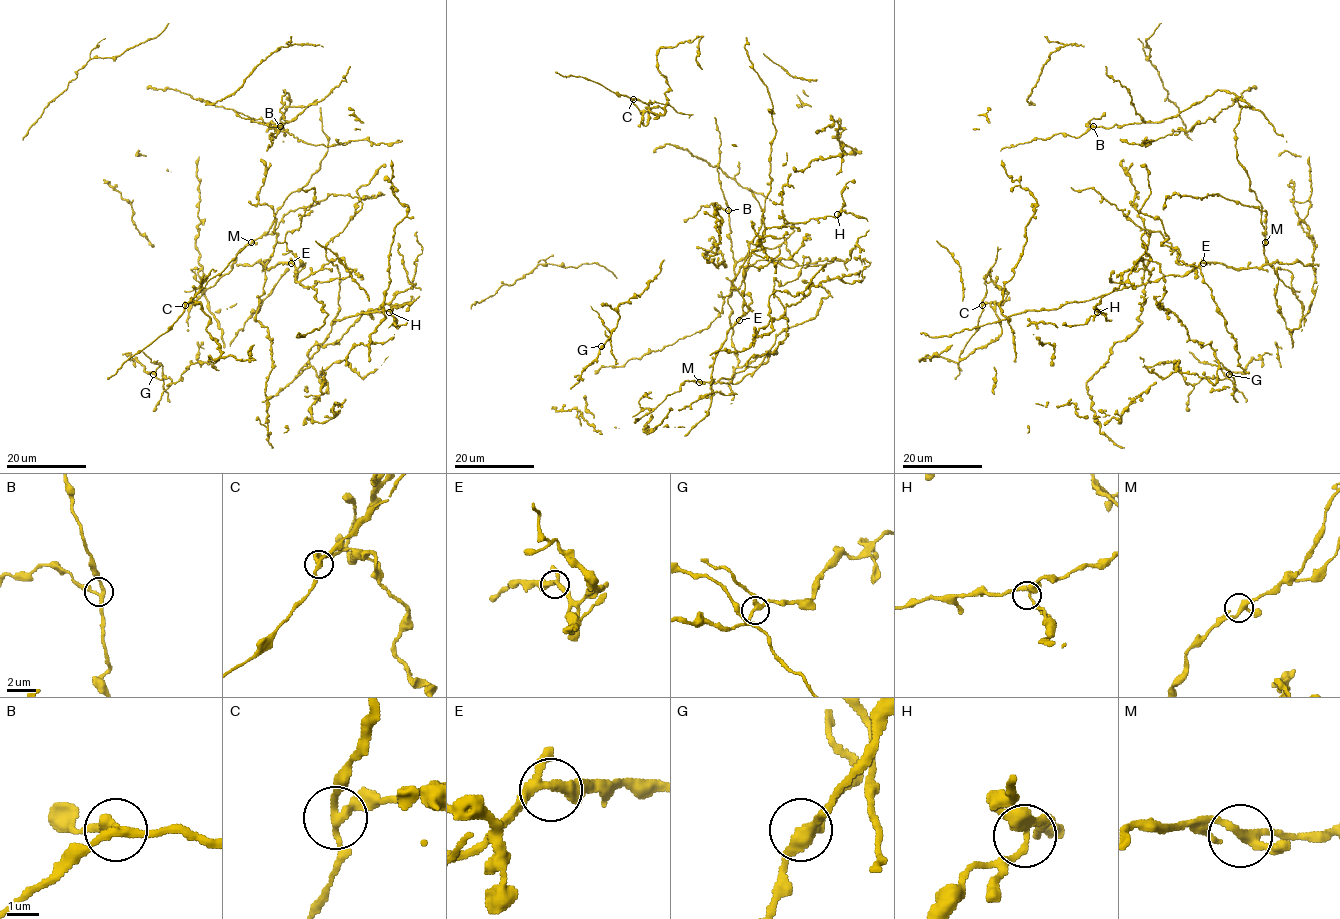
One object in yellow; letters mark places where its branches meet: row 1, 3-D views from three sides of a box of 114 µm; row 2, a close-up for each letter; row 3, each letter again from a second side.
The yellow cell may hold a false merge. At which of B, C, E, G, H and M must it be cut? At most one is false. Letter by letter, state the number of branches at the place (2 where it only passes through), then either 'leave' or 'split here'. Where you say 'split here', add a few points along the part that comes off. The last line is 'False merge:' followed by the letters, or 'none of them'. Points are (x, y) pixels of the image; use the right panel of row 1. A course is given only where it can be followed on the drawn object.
B: 3 | leave
C: 3 | split here | (982, 305), (978, 329), (960, 354), (959, 374), (955, 379)
E: 3 | leave
G: 3 | leave
H: 3 | leave
M: 3 | leave
False merge: C

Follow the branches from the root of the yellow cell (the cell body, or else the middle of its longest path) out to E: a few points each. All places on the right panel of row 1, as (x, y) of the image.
E: (1168, 275), (1185, 276), (1203, 263)

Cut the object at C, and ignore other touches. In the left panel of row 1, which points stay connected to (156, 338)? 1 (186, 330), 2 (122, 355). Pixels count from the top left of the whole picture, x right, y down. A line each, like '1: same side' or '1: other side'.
1: other side
2: other side

